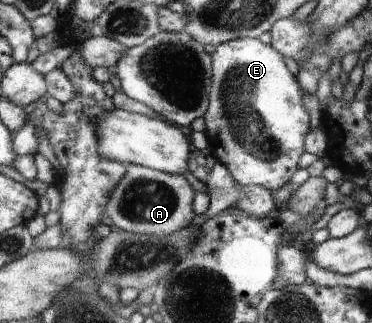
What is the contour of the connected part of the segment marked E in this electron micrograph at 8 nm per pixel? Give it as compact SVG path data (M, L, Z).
M240 38L234 41L229 41L216 46L216 50L211 55L213 80L211 83L211 90L209 93L209 104L206 113L203 115L205 119L205 130L209 141L209 157L212 161L220 161L224 164L228 171L232 174L232 177L243 186L248 186L250 183L256 183L256 185L262 185L266 189L270 189L274 192L275 189L280 189L284 184L290 181L290 177L298 171L298 161L300 161L300 155L305 152L305 137L311 130L310 116L303 106L303 91L299 86L297 78L288 70L286 64L284 64L283 55L278 53L271 44L264 44L259 38Z

